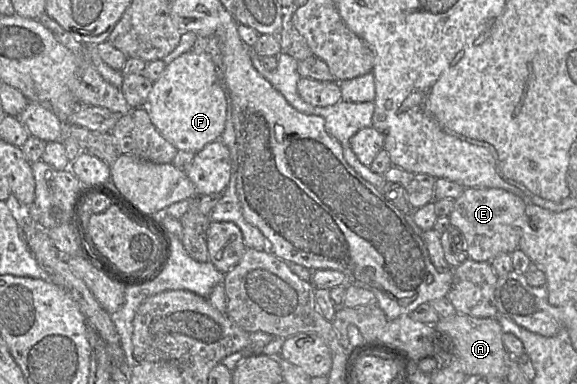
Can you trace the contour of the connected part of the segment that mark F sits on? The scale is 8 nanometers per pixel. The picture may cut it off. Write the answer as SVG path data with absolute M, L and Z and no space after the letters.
M190 50L166 65L159 78L153 82L146 109L155 128L177 150L197 153L207 144L219 140L225 129L227 101L211 56L207 52L196 54Z

